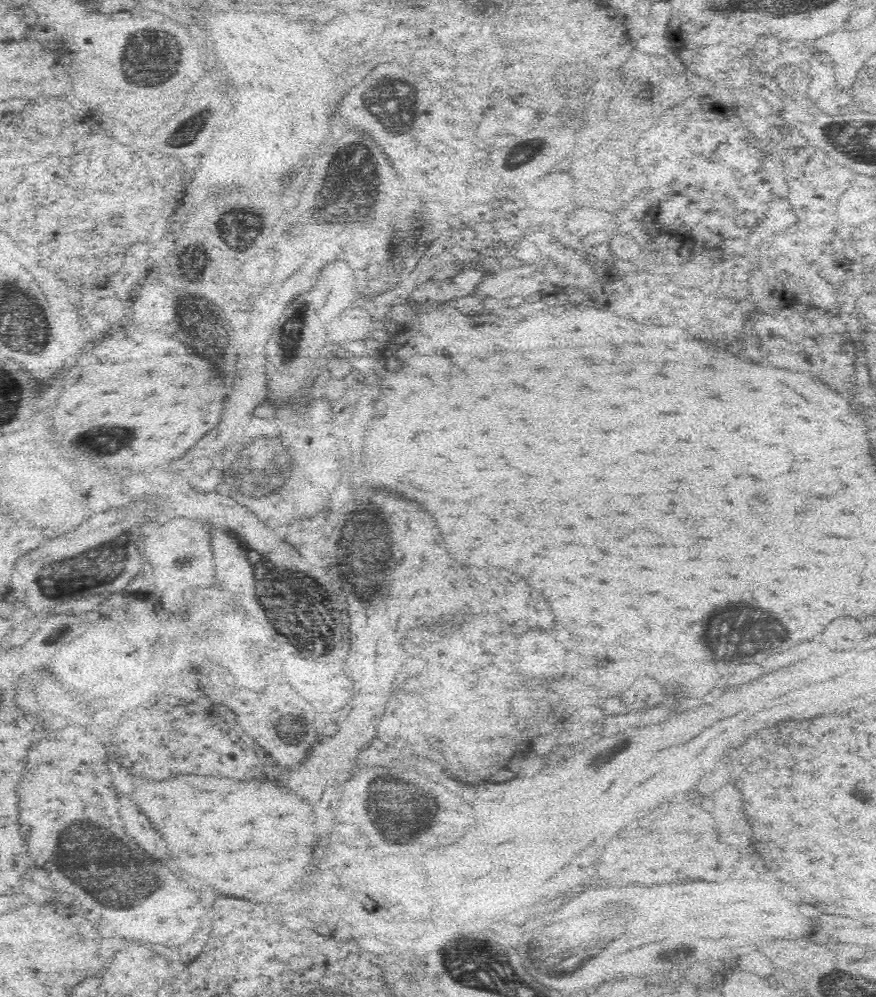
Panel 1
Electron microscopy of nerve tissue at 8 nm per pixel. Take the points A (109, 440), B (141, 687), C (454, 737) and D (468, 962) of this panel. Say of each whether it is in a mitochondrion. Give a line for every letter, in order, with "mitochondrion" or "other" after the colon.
A: mitochondrion
B: other
C: other
D: mitochondrion

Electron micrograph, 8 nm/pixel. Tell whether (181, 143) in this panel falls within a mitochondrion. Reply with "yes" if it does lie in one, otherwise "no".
yes

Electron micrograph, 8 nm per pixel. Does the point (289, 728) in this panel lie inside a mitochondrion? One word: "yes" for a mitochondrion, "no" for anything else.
yes

